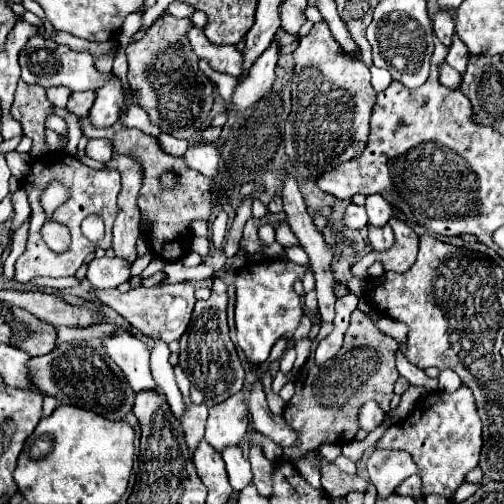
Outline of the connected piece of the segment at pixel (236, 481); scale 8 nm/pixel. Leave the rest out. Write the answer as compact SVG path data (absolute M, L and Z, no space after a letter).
M226 447L222 451L222 459L226 463L228 479L234 491L242 491L246 485L252 483L252 471L250 471L250 461L242 455L240 447Z

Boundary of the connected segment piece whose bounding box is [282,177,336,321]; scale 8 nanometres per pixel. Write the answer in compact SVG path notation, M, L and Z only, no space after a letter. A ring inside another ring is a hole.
M286 177L284 179L284 187L282 187L282 203L284 203L284 213L286 213L286 223L290 227L290 231L294 233L294 237L298 239L300 247L308 253L310 257L310 269L316 277L316 295L318 295L318 309L320 309L320 315L322 315L322 321L332 321L334 319L334 303L336 303L336 295L334 295L334 275L330 271L330 263L332 263L332 249L330 245L326 243L324 235L314 227L312 223L312 217L308 215L308 207L302 199L302 193L298 189L298 183L294 181L294 177Z

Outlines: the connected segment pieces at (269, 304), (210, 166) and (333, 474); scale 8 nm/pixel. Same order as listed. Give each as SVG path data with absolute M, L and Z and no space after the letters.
M274 259L248 261L236 271L236 339L250 363L264 363L278 339L286 339L288 343L292 341L292 335L302 319L302 307L294 291L294 283L296 279L302 279L304 273L304 265Z
M198 145L190 147L186 153L186 165L206 177L214 177L218 173L220 149L216 145Z
M318 451L316 457L320 461L320 473L322 473L322 487L330 497L344 497L350 491L360 491L366 493L368 491L368 481L358 477L358 475L348 475L344 471L340 471L334 463L326 461Z

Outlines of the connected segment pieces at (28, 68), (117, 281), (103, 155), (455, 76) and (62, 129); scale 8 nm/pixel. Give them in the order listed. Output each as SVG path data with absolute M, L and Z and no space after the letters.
M34 35L28 39L26 47L20 51L20 67L22 67L22 79L30 85L40 85L44 89L48 87L70 87L72 91L86 91L92 89L96 91L98 87L104 85L112 75L100 75L94 67L92 55L76 53L70 47L56 47L56 43L50 43L50 39L44 39L40 35Z
M94 257L88 263L86 279L96 289L114 289L130 279L130 265L120 263L120 259L116 257Z
M90 139L86 145L86 155L96 161L110 161L112 159L112 145L108 139Z
M442 63L440 69L438 69L438 73L440 73L440 83L442 83L442 85L452 87L452 89L458 87L458 83L460 83L460 73L458 73L456 69L452 69L448 63Z
M48 115L46 117L46 129L52 129L58 135L64 135L66 133L66 121L62 117L58 117L58 115Z

